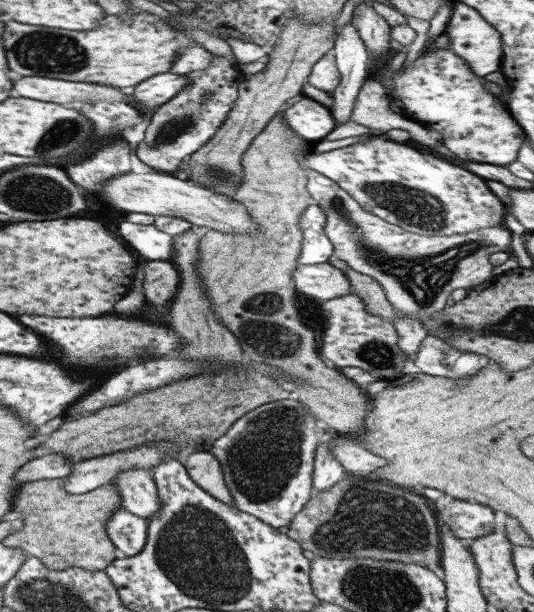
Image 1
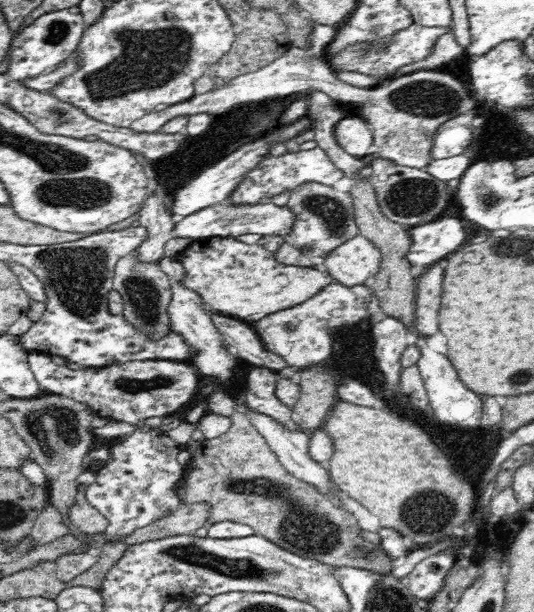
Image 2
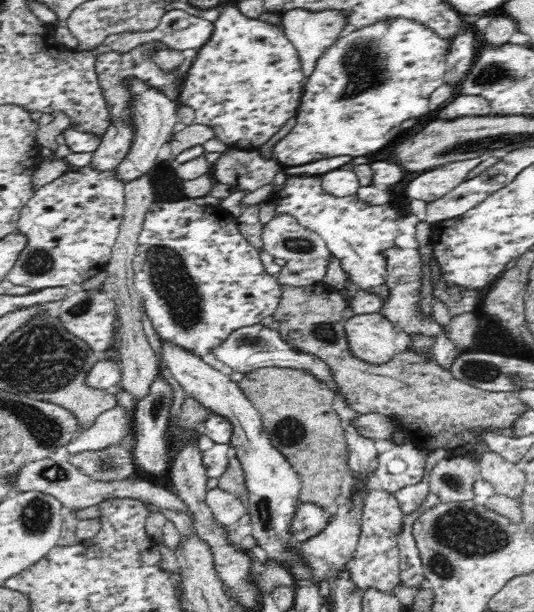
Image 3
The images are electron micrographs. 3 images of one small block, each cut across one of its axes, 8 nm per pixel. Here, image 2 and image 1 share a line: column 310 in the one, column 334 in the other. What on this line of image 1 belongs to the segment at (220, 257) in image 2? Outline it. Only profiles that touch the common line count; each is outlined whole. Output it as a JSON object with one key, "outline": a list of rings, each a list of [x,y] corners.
{"outline":[[[330,262],[298,264],[291,275],[297,293],[319,302],[353,293],[348,278]]]}

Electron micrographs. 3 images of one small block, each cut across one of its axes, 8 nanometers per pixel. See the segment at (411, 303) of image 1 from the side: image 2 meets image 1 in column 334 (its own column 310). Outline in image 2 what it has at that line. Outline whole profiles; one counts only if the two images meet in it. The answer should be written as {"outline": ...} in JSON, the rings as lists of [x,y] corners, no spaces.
{"outline":[[[305,183],[291,192],[287,206],[296,215],[296,220],[283,239],[310,257],[326,256],[346,240],[359,234],[355,222],[355,207],[349,193],[326,187],[324,184]]]}

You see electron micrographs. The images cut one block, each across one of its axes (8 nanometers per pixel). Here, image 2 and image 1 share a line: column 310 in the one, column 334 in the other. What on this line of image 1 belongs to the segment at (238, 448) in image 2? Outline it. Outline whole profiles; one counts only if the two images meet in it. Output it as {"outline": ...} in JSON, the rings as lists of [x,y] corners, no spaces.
{"outline":[[[350,476],[346,480],[337,482],[328,490],[315,492],[305,507],[292,519],[287,535],[292,540],[297,540],[304,550],[313,552],[316,557],[399,560],[404,564],[420,564],[443,579],[445,574],[441,565],[440,525],[430,500],[423,495],[417,495],[412,489],[404,490],[400,486],[366,482],[366,480]]]}

